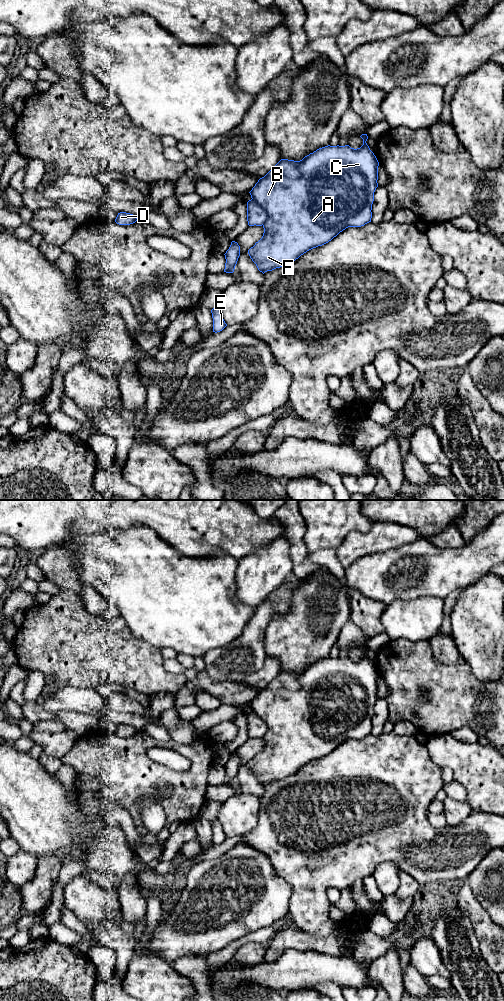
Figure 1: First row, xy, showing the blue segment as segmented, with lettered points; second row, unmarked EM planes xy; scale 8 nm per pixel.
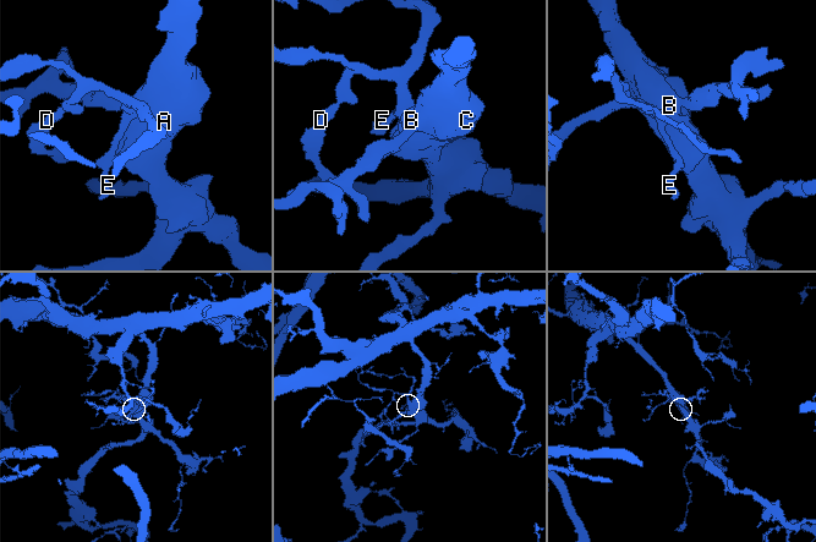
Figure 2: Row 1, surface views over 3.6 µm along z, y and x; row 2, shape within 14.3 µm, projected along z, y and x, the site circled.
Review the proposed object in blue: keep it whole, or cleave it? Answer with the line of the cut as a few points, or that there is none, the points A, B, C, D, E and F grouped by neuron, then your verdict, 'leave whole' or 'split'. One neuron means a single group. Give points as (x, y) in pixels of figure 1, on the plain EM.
xy (252, 710), (266, 725), (266, 732), (263, 736) | A B C F / D E | split

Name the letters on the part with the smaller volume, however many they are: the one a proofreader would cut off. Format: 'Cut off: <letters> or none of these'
Cut off: D, E

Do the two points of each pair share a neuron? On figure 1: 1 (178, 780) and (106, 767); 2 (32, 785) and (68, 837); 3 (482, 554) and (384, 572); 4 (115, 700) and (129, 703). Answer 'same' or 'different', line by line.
1: same
2: same
3: same
4: same

